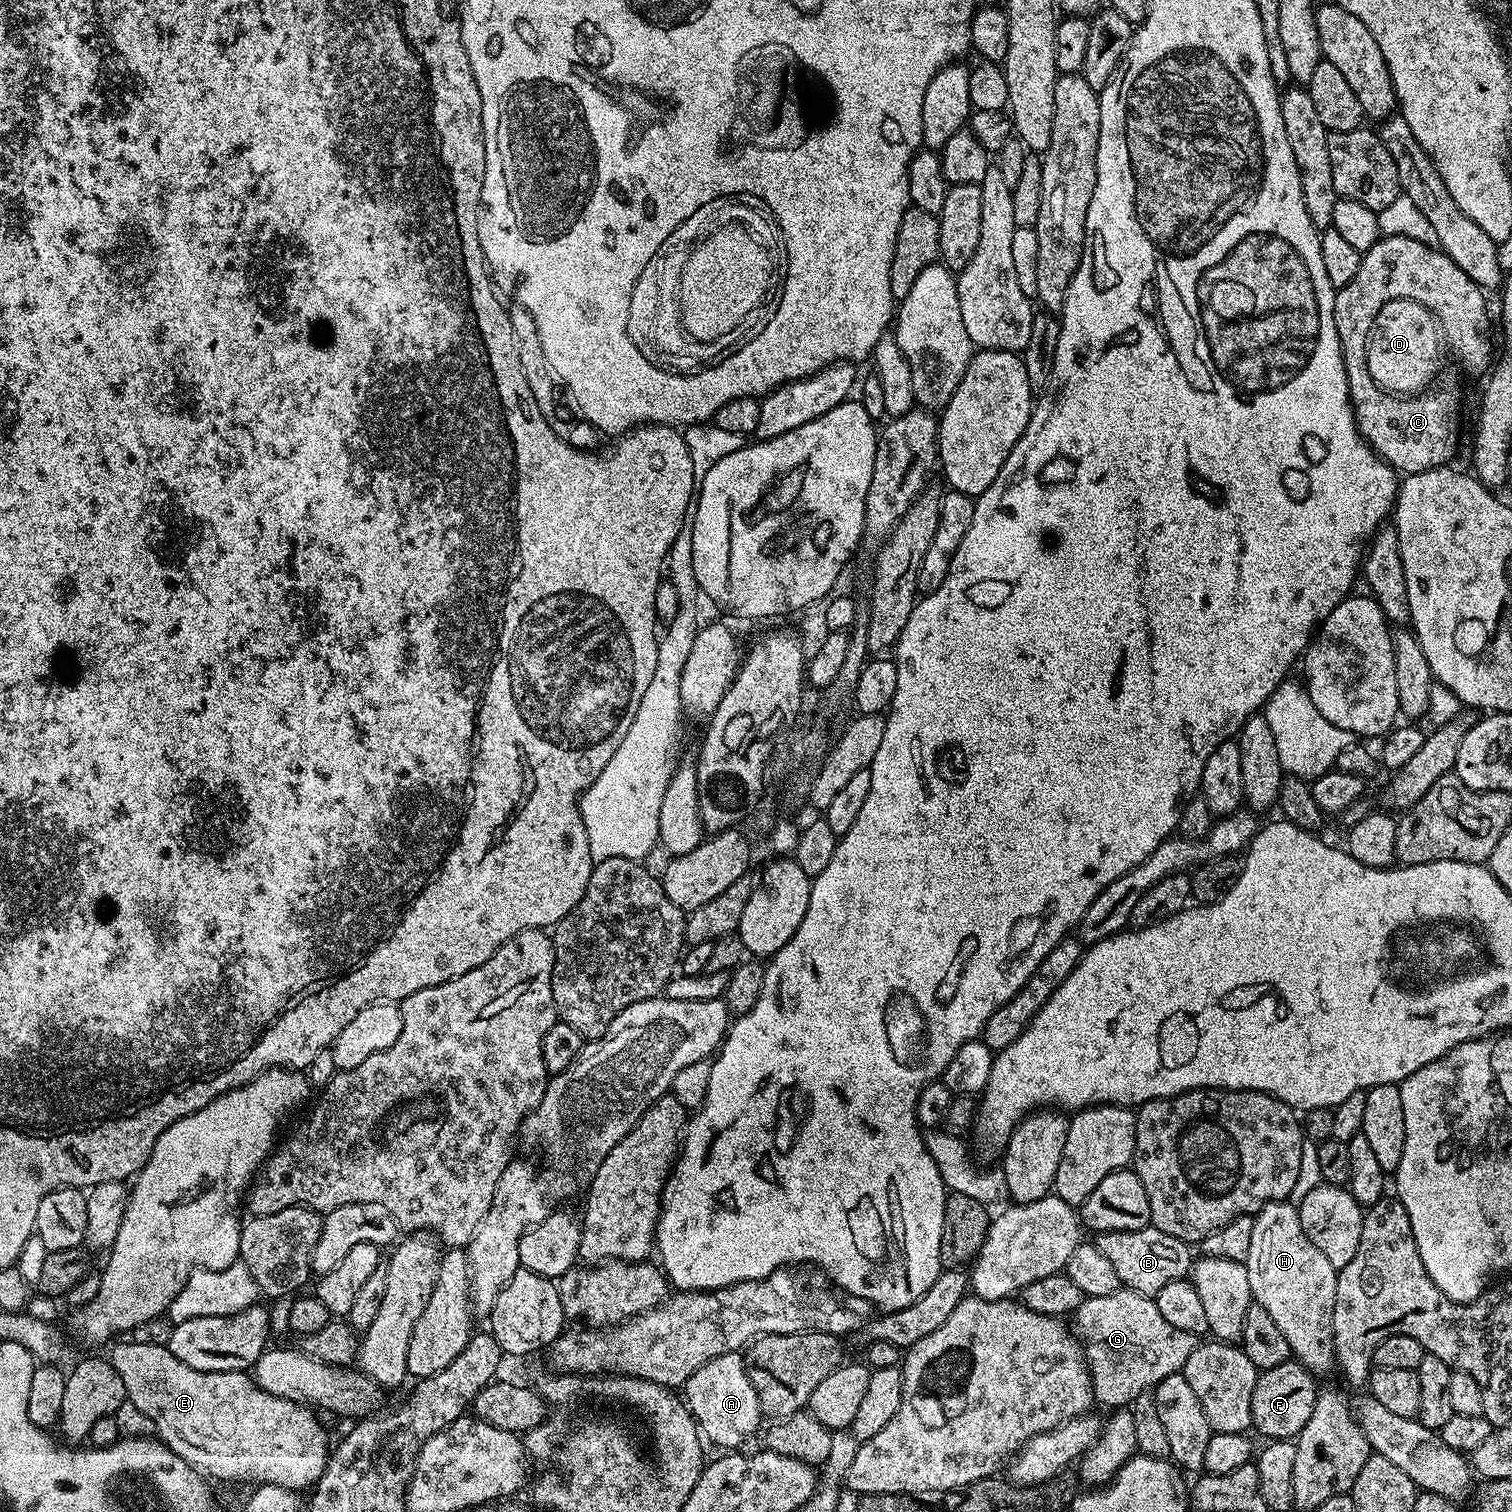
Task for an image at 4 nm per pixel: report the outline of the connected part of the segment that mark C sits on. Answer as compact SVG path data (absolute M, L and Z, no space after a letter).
M1381 235L1380 239L1374 242L1374 246L1370 246L1370 250L1362 253L1358 274L1354 274L1354 278L1350 278L1346 286L1339 288L1334 298L1334 326L1338 330L1338 340L1346 366L1348 393L1352 399L1352 409L1356 412L1356 427L1375 452L1400 474L1418 474L1422 470L1442 468L1455 461L1452 459L1455 458L1456 447L1460 444L1460 400L1448 388L1433 387L1419 394L1389 394L1378 386L1378 382L1374 382L1368 369L1368 337L1372 334L1372 327L1382 306L1395 300L1413 300L1426 306L1439 320L1447 347L1456 351L1457 358L1470 371L1480 372L1493 363L1492 340L1488 337L1492 320L1488 317L1485 289L1475 284L1466 274L1466 270L1462 270L1462 266L1455 264L1439 247L1424 243L1423 239L1415 240L1409 236Z

